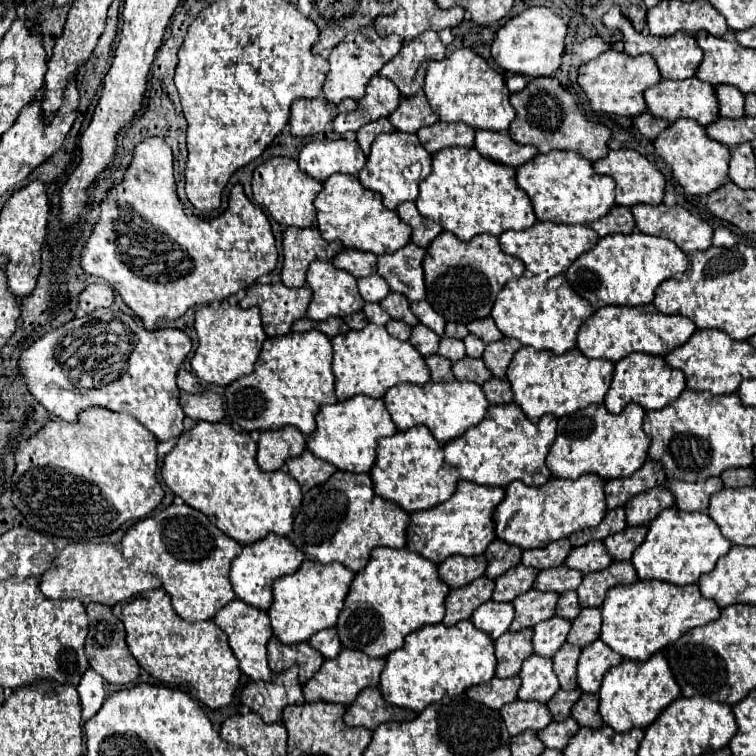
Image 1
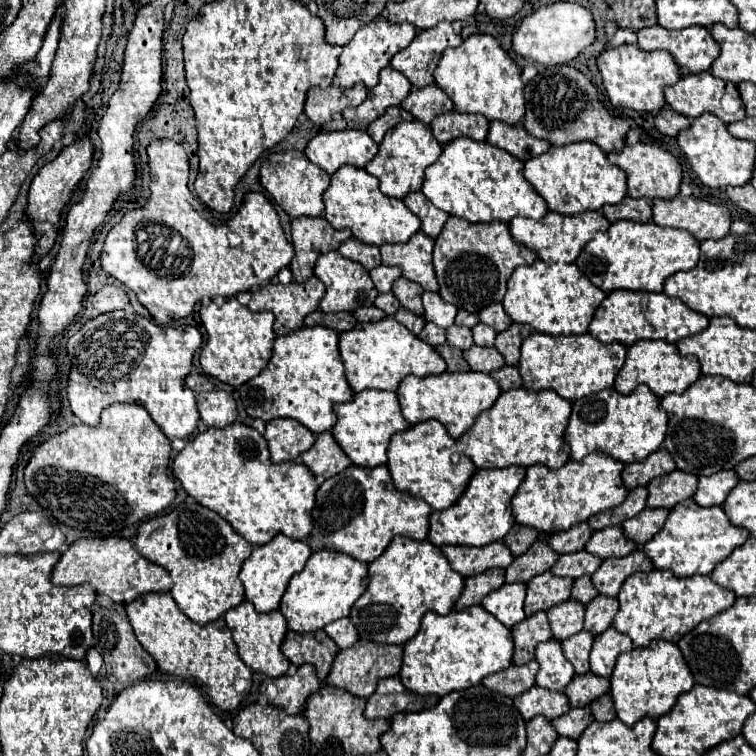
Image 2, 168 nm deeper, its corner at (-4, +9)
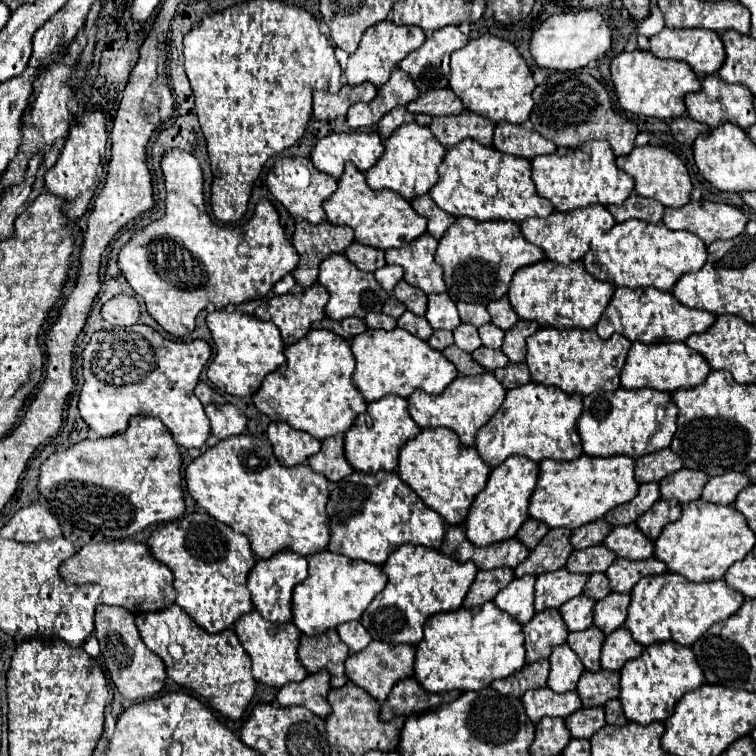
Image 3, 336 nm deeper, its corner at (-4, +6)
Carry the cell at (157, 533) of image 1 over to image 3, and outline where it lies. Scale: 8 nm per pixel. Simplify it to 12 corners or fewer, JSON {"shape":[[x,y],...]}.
{"shape":[[196,510],[148,548],[206,632],[252,610],[244,534]]}

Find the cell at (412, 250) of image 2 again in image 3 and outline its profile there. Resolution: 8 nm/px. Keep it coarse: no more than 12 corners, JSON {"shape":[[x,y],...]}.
{"shape":[[422,234],[388,248],[386,264],[424,294],[446,292],[434,262],[438,242]]}

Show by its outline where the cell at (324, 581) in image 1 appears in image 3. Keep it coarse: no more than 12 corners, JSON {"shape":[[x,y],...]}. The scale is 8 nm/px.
{"shape":[[312,554],[292,594],[306,636],[360,620],[386,586],[380,566]]}

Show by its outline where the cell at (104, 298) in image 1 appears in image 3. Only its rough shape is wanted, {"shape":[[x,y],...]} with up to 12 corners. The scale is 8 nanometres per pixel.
{"shape":[[114,296],[100,314],[110,324],[136,324],[134,296]]}

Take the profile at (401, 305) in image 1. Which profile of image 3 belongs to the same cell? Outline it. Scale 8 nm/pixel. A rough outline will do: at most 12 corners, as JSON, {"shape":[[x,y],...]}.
{"shape":[[400,280],[396,296],[410,312],[424,316],[428,298]]}

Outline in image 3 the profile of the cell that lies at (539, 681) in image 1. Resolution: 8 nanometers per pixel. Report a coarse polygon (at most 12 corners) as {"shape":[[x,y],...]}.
{"shape":[[568,644],[554,646],[546,686],[576,690],[584,666]]}

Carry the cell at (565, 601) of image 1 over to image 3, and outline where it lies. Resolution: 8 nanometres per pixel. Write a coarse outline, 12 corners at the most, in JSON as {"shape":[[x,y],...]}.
{"shape":[[592,574],[584,586],[584,596],[600,600],[610,594],[608,578]]}

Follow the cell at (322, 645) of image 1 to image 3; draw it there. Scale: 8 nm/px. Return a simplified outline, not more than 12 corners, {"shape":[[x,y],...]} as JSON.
{"shape":[[360,622],[336,628],[350,652],[366,648],[372,640]]}

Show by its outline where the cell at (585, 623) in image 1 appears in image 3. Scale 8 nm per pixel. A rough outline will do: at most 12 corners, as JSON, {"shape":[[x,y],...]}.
{"shape":[[616,592],[594,606],[594,626],[604,634],[626,620],[630,596]]}

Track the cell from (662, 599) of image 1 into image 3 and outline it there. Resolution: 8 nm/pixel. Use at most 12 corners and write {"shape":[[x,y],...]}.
{"shape":[[656,574],[630,592],[642,646],[692,646],[744,596],[724,580]]}

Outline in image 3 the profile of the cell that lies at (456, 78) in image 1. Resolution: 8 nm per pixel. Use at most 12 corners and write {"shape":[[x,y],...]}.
{"shape":[[480,36],[450,60],[468,112],[524,124],[536,82],[520,52]]}

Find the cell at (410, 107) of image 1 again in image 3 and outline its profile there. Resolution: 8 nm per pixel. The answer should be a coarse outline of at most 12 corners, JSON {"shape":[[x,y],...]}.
{"shape":[[432,90],[412,100],[408,112],[450,116],[464,110],[450,90]]}

